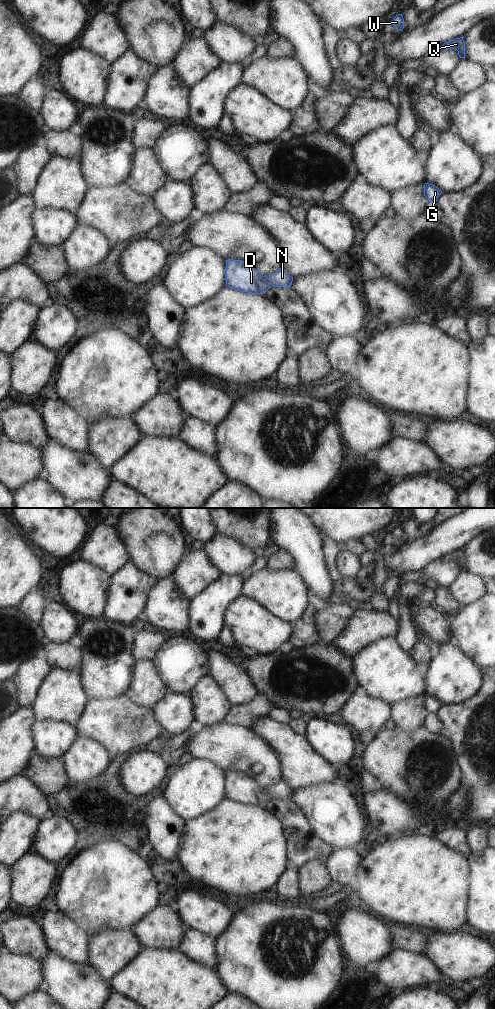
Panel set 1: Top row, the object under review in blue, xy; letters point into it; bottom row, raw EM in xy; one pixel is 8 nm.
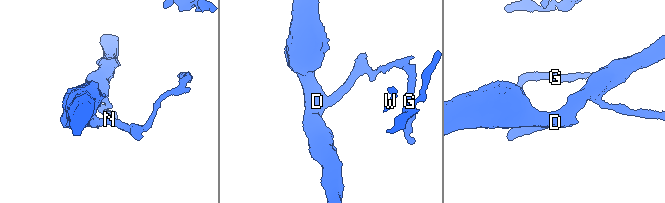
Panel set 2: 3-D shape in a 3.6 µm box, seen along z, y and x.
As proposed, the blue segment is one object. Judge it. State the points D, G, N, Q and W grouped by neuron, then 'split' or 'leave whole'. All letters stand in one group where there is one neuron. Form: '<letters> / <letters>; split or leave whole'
D G N Q W; leave whole

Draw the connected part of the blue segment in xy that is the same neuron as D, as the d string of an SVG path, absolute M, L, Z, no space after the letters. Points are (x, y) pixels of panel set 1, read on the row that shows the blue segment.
M233 259L226 260L224 275L227 287L251 294L266 292L272 286L291 287L293 281L293 277L283 268L268 278L260 274L251 264Z

